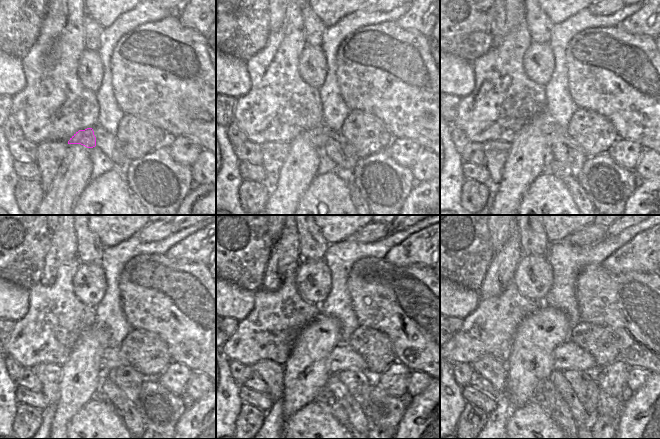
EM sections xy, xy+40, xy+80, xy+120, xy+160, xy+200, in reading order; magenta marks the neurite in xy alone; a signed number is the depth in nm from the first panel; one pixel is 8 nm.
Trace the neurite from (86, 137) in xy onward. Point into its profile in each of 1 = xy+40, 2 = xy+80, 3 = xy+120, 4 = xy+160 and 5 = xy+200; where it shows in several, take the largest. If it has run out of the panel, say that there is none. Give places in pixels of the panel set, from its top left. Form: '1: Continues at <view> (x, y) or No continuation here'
1: Continues at xy+40 (317, 136)
2: Continues at xy+80 (551, 132)
3: Continues at xy+120 (110, 358)
4: Continues at xy+160 (342, 357)
5: Continues at xy+200 (568, 356)

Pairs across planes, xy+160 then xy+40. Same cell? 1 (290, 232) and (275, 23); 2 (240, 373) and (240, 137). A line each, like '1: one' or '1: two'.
1: one
2: one

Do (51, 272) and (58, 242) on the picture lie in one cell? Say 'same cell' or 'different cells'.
same cell

